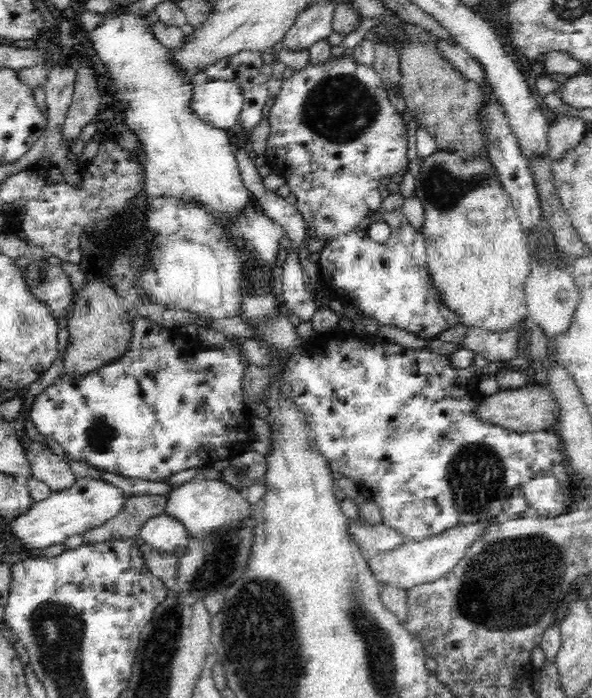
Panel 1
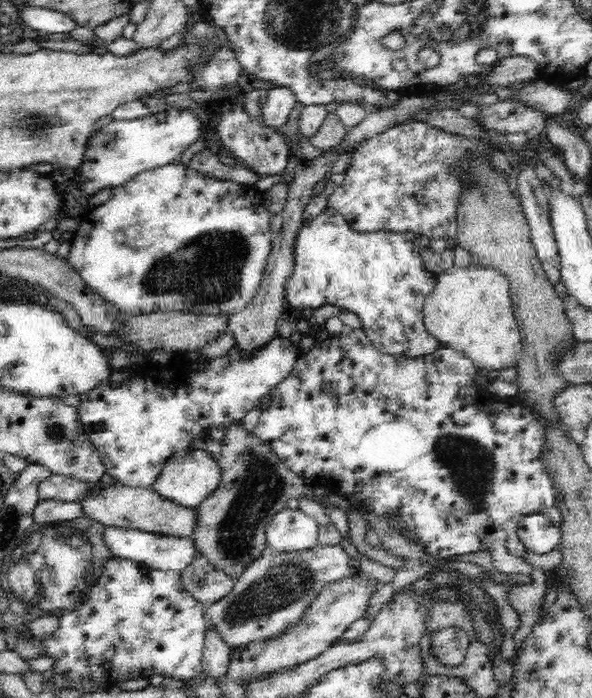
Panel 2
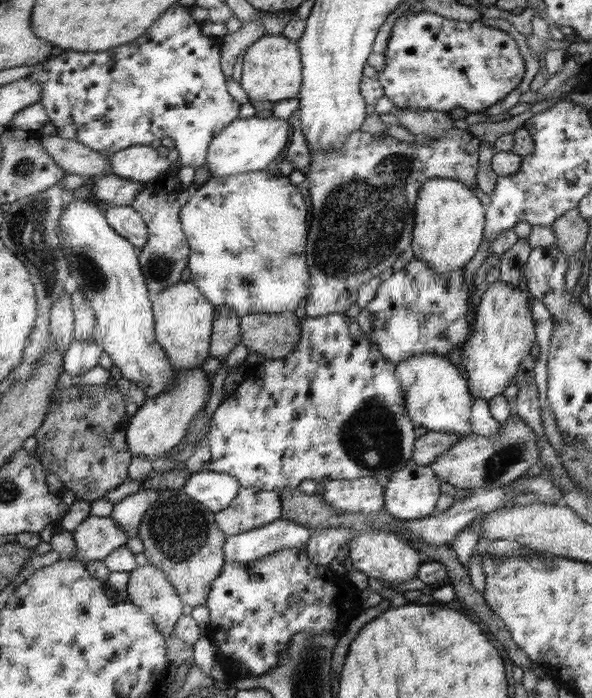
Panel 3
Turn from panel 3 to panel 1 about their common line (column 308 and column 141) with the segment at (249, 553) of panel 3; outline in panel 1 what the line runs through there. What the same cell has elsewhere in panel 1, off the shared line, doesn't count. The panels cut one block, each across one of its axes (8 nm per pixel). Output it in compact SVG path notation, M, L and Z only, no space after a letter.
M165 513L145 522L136 539L160 554L172 554L176 547L188 542L185 526Z

